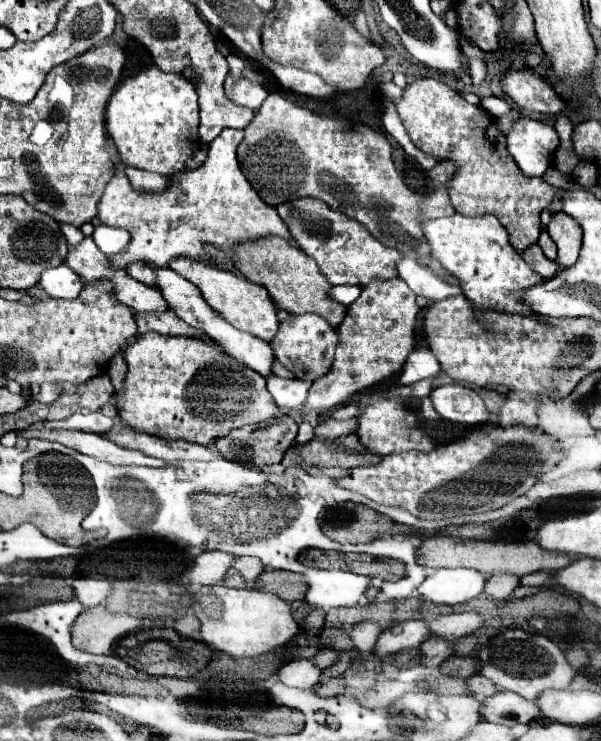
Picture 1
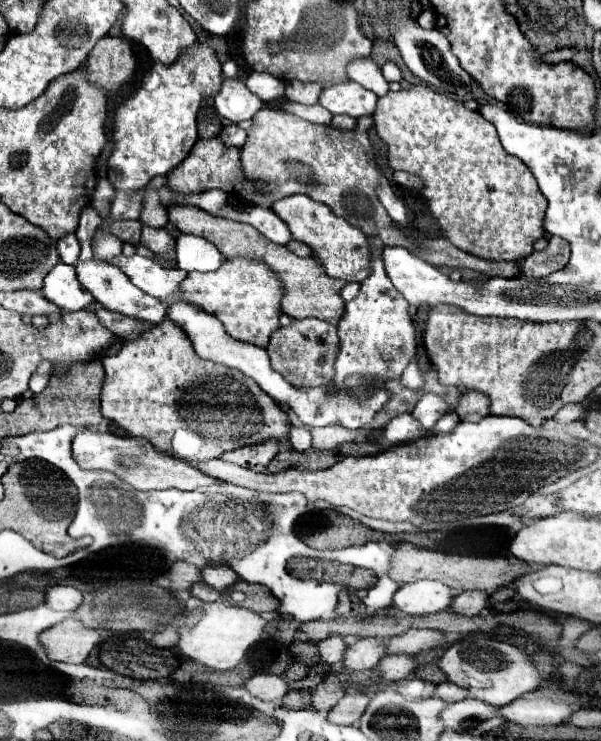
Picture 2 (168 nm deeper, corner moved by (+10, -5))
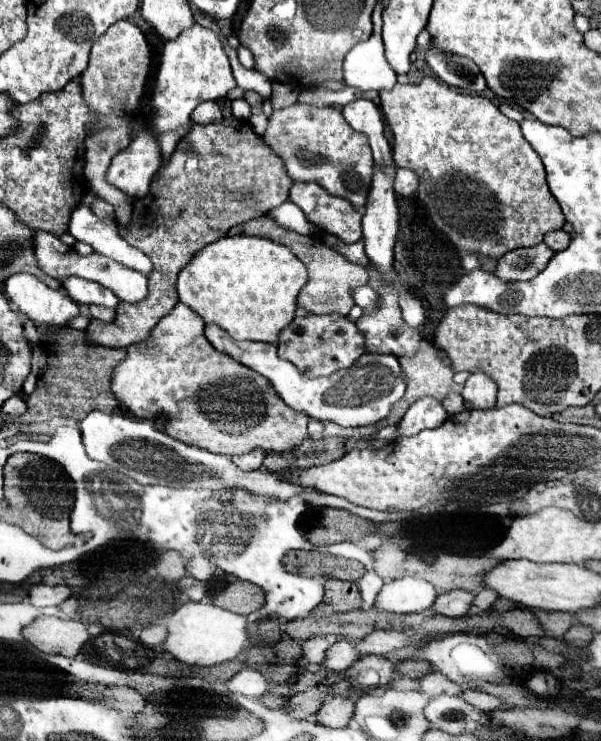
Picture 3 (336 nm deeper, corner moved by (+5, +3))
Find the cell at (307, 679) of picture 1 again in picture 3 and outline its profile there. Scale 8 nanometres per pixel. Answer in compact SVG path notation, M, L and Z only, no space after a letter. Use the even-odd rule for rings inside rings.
M243 668L241 672L237 672L229 682L227 688L231 692L239 692L243 696L251 696L251 698L259 698L263 696L271 684L265 680L265 676L259 670L253 668Z

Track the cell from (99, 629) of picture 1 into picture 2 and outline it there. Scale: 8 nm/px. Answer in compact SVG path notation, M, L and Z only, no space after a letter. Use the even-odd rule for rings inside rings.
M66 618L40 634L40 644L48 658L70 664L82 664L98 642L98 632L82 626L74 618Z

